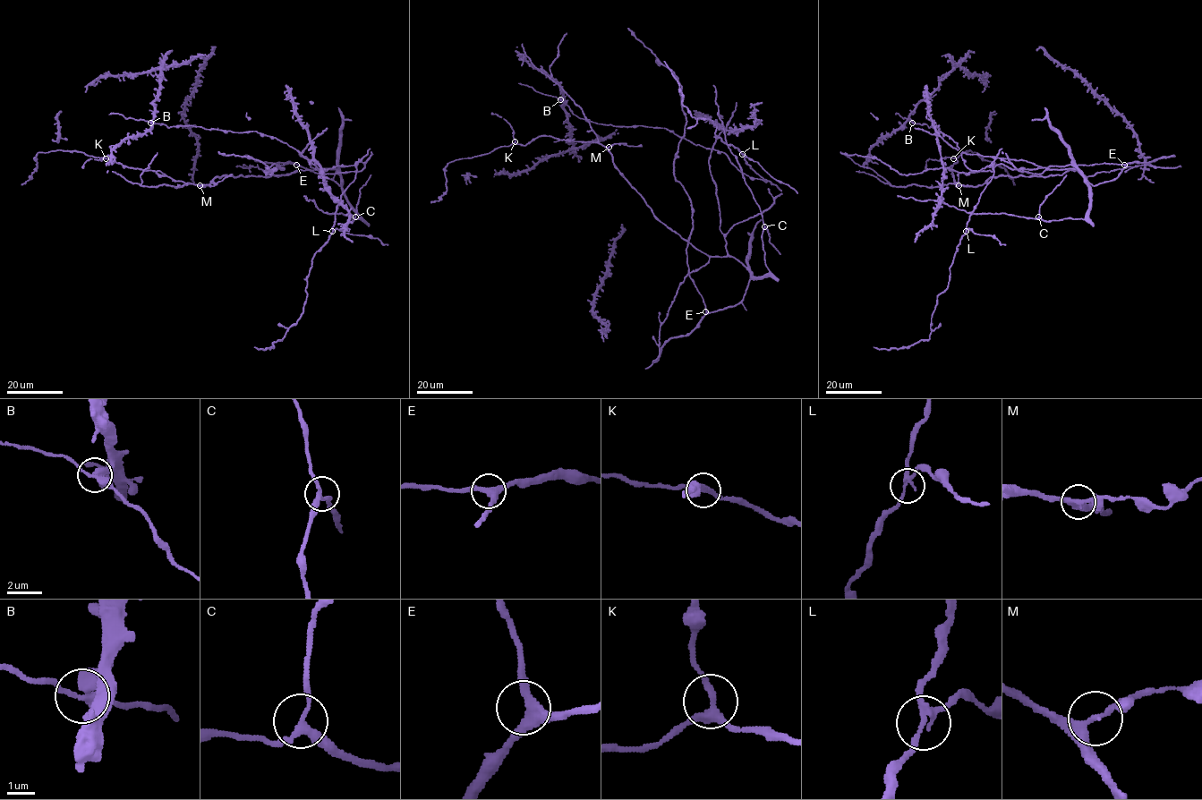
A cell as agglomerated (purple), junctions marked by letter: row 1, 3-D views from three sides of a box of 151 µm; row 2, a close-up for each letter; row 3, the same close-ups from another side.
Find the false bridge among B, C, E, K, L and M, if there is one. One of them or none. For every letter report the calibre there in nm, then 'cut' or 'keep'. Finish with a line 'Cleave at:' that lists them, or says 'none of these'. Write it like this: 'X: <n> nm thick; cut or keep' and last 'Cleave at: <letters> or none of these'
B: 360 nm thick; keep
C: 220 nm thick; keep
E: 320 nm thick; keep
K: 260 nm thick; keep
L: 190 nm thick; keep
M: 240 nm thick; keep
Cleave at: none of these

